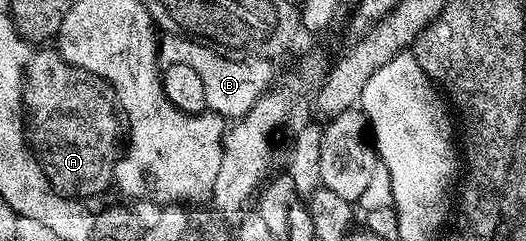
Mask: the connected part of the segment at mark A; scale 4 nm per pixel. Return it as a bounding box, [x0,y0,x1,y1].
[24,48,126,199]

